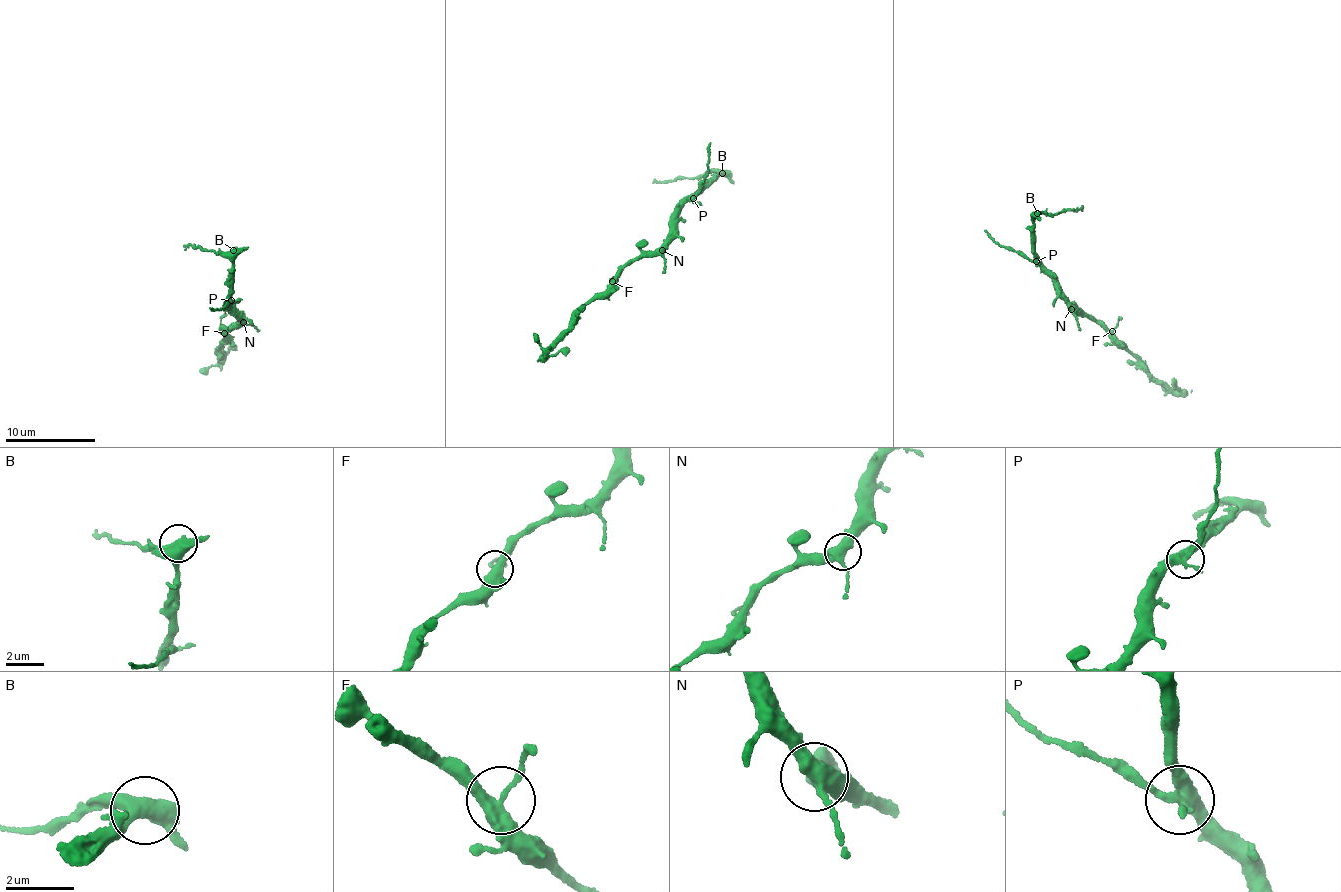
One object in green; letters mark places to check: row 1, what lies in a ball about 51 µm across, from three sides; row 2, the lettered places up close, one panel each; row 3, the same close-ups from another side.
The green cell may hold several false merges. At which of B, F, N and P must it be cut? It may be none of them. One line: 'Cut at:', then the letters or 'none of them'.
Cut at: B, P

